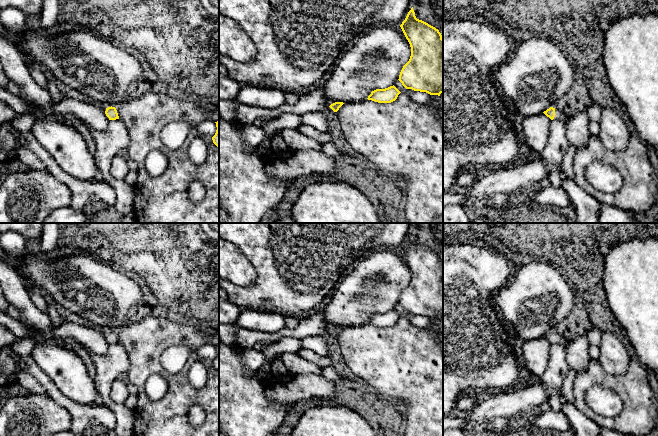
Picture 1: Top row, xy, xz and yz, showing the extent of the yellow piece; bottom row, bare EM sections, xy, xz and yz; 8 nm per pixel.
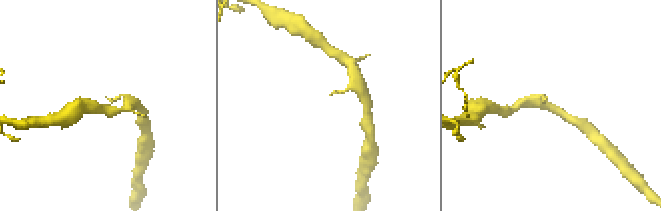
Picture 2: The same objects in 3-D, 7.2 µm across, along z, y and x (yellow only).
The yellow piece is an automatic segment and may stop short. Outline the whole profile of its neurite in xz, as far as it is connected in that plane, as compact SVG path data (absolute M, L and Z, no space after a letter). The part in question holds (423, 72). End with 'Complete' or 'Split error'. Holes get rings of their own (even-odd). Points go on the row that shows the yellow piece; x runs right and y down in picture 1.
M413 7L400 27L410 44L411 56L403 66L398 80L406 89L440 96L443 93L443 38L441 33L435 27L417 19Z. Complete

